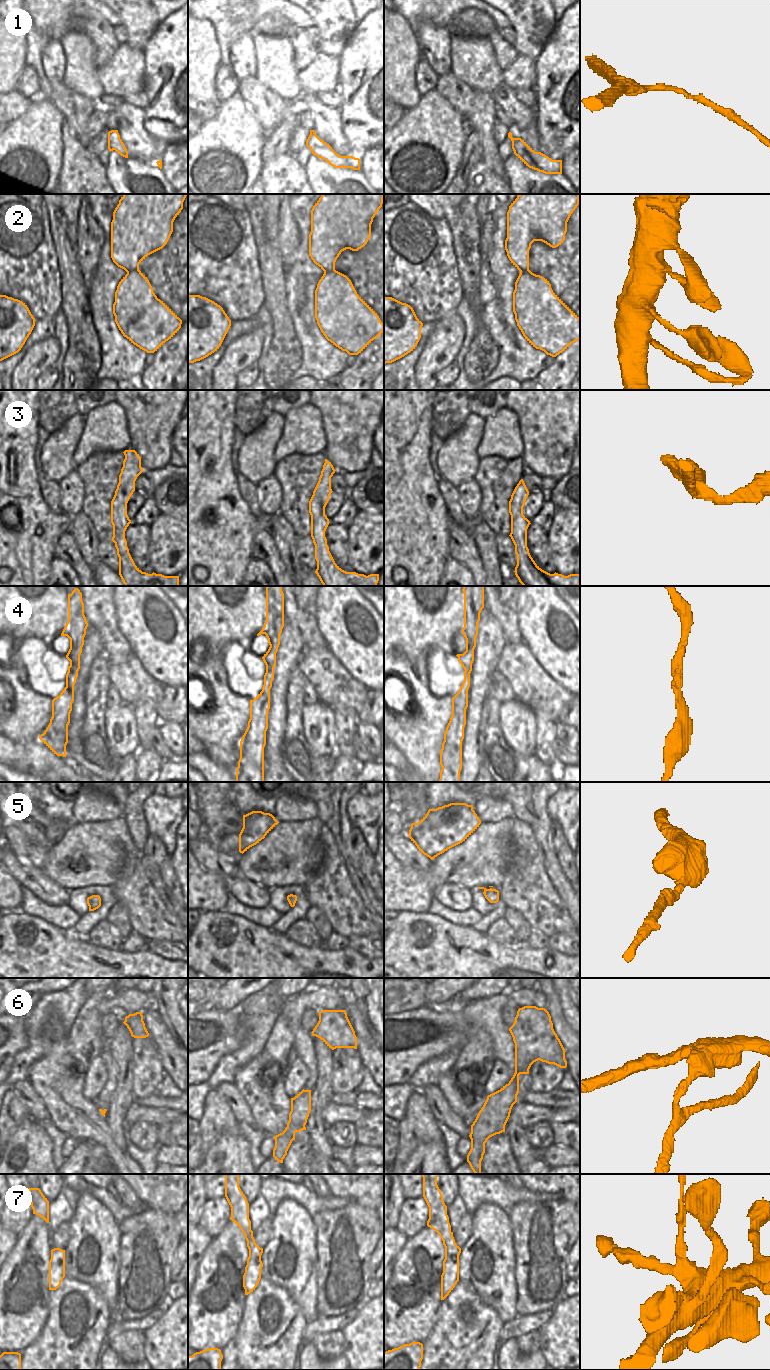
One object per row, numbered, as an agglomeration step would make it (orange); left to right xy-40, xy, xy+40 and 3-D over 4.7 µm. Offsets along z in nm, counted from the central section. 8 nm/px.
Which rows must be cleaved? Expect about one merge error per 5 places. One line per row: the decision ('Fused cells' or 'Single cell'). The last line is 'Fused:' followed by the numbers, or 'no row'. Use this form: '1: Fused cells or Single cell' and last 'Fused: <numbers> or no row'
1: Single cell
2: Single cell
3: Single cell
4: Single cell
5: Single cell
6: Fused cells
7: Fused cells
Fused: 6, 7

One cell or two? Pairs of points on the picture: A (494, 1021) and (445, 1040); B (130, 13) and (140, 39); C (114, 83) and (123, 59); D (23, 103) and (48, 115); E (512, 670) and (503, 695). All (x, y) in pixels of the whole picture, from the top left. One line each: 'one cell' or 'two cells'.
A: one cell
B: one cell
C: one cell
D: two cells
E: two cells

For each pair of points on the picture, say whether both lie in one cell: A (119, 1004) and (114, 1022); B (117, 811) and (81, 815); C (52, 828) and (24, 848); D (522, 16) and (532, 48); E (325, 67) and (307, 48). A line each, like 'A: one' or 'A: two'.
A: two
B: one
C: one
D: one
E: two

